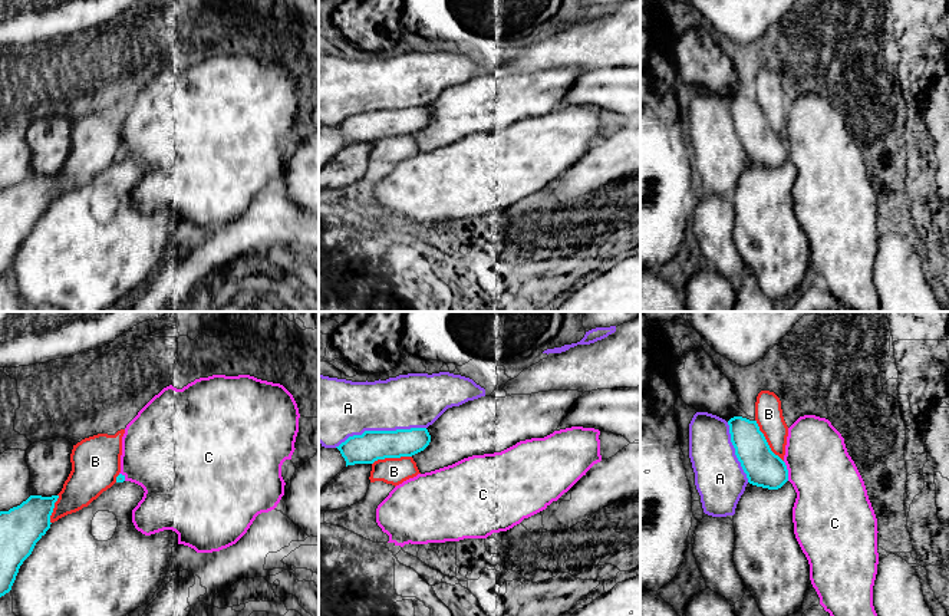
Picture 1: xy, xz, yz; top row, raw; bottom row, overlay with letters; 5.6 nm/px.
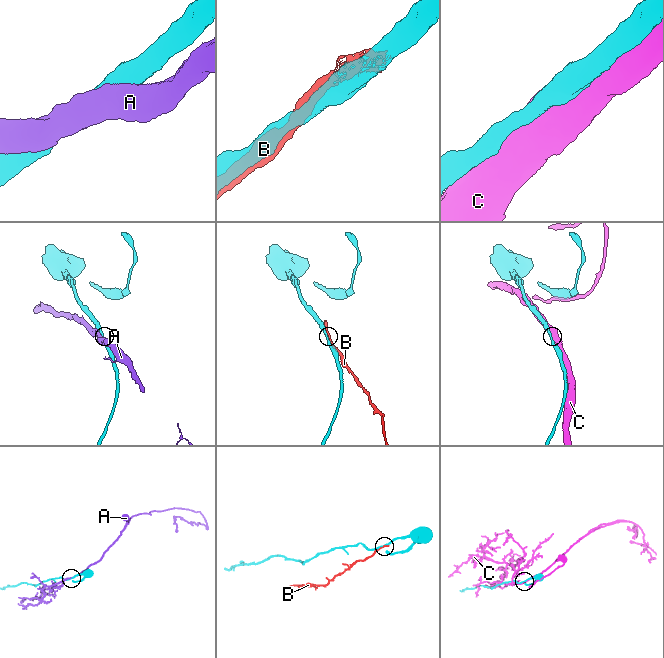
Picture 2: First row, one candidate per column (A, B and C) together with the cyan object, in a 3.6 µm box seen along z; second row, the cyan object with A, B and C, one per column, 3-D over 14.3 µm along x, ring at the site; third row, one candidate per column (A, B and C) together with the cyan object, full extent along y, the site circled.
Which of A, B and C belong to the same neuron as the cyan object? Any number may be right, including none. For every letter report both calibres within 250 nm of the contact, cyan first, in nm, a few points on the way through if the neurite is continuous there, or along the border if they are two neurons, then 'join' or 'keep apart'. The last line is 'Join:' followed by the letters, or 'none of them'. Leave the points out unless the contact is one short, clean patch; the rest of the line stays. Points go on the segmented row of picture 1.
A: 170 nm thick on the cyan side, 320 nm on the other; keep apart
B: 200 nm thick on the cyan side, 160 nm on the other; keep apart
C: 200 nm thick on the cyan side, 380 nm on the other; keep apart
Join: none of them

